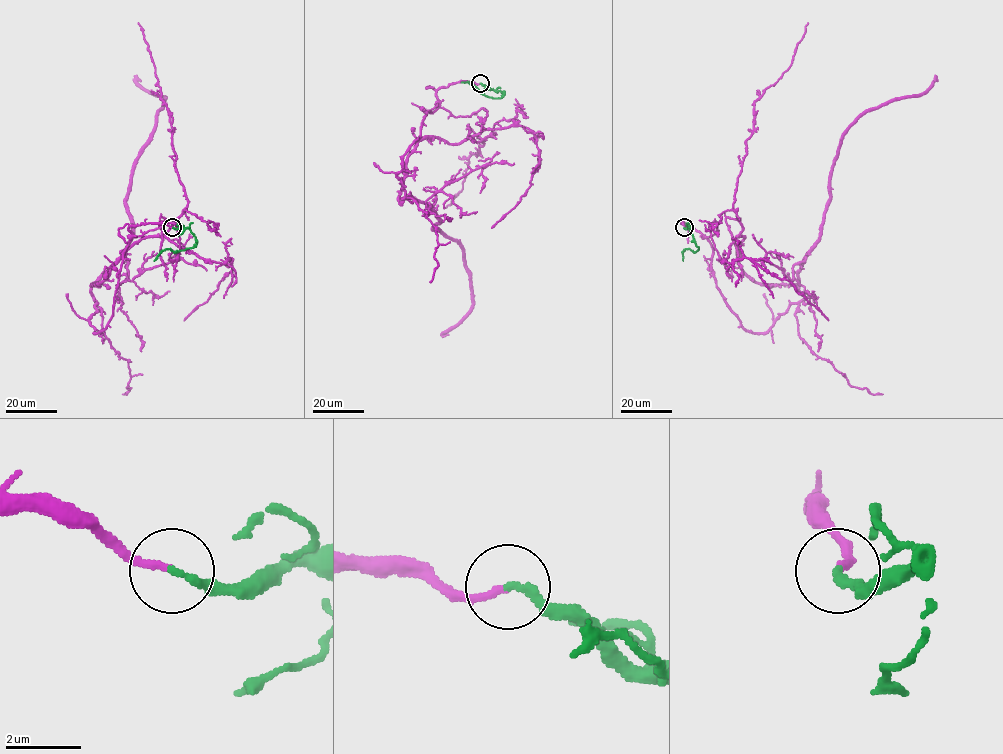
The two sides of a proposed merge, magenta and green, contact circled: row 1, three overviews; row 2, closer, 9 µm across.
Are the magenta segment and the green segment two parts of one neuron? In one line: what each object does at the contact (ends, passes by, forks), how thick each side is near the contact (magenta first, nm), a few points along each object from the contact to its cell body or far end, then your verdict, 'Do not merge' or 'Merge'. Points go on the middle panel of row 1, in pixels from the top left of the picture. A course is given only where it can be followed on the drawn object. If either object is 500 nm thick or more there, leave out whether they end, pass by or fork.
At the ring magenta ends. At the ring green ends. Thickness 180 nm (magenta) against 220 nm. Course of magenta: (480, 83), (440, 87), (397, 174), (400, 204), (421, 139), (494, 132), (445, 207). Course of green: (480, 83), (500, 91), (503, 96), (486, 97), (474, 85), (461, 82). Merge

